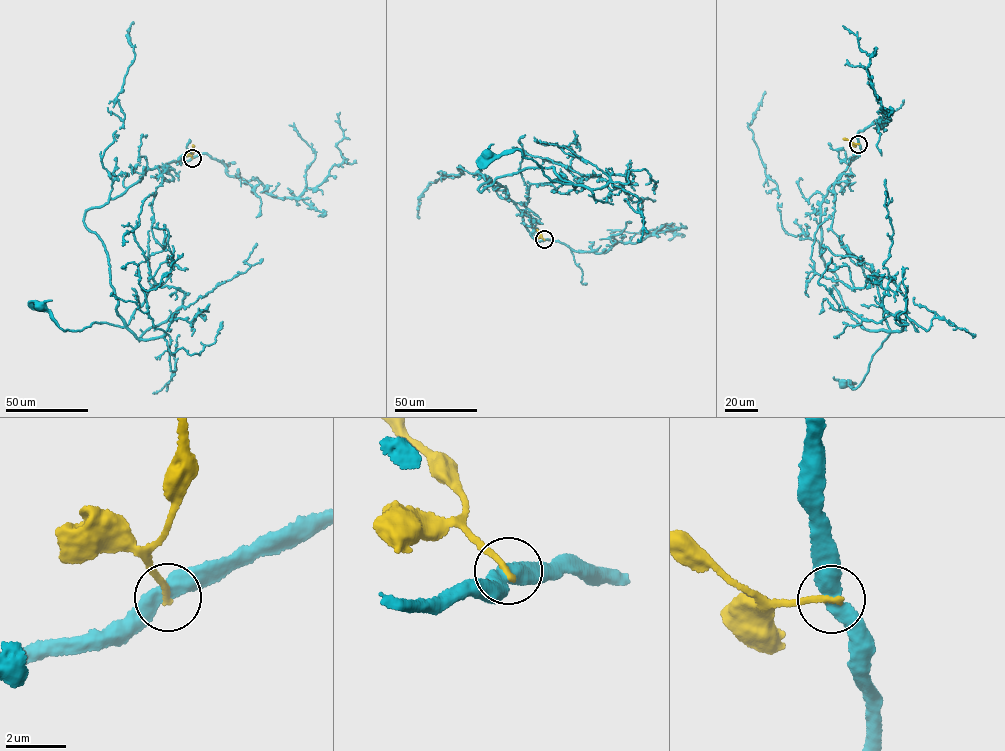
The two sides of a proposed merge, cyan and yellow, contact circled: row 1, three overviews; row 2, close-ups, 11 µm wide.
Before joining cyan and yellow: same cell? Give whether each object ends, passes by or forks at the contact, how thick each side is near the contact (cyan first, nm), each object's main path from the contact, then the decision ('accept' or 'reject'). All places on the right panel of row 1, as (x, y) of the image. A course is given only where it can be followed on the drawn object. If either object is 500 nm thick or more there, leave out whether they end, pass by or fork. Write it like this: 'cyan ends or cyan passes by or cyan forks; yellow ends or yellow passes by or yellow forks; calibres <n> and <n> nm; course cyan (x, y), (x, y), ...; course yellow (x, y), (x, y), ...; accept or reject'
cyan passes by; yellow ends; calibres 480 and 200 nm; course cyan (858, 143), (859, 154), (821, 204), (820, 253), (852, 318), (889, 334), (861, 383), (853, 389), (844, 383); course yellow (858, 143), (843, 138); reject

